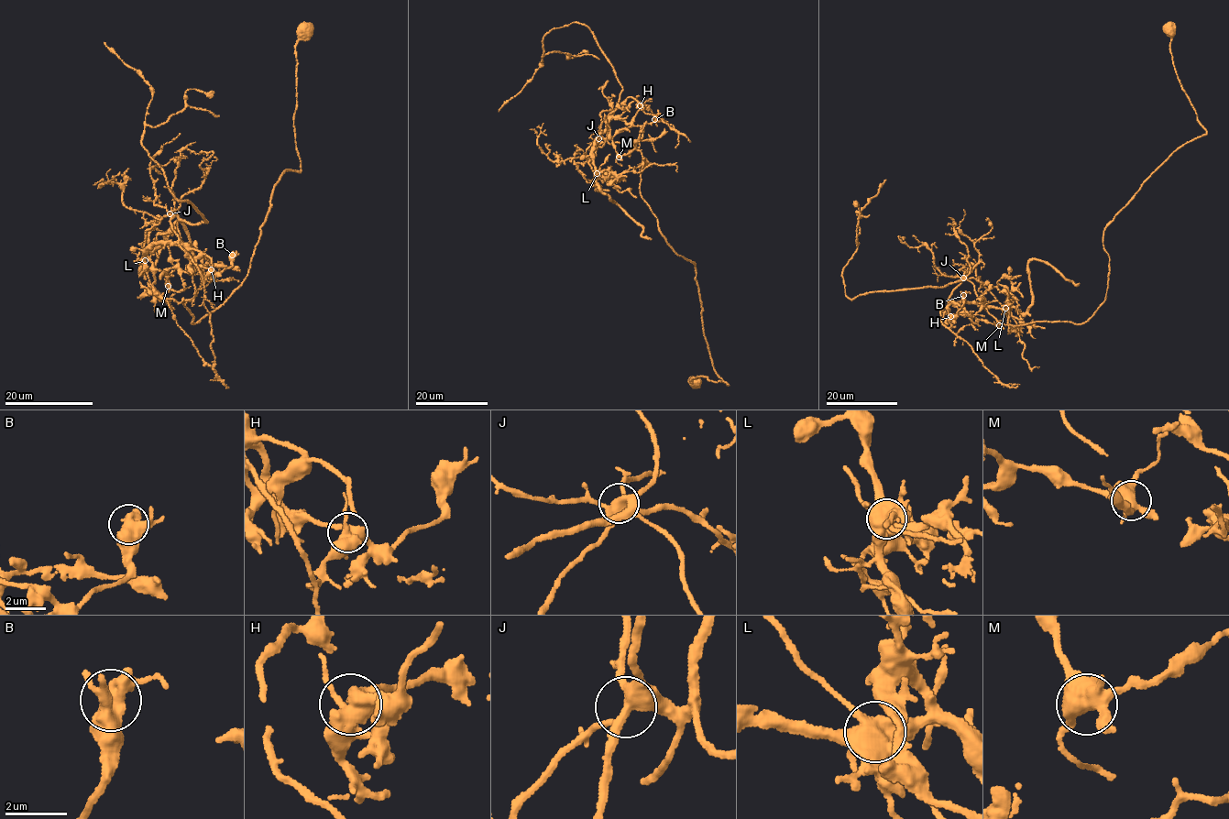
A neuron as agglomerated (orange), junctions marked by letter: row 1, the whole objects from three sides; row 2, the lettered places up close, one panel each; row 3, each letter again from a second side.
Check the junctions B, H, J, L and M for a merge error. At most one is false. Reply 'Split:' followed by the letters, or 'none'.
Split: L

